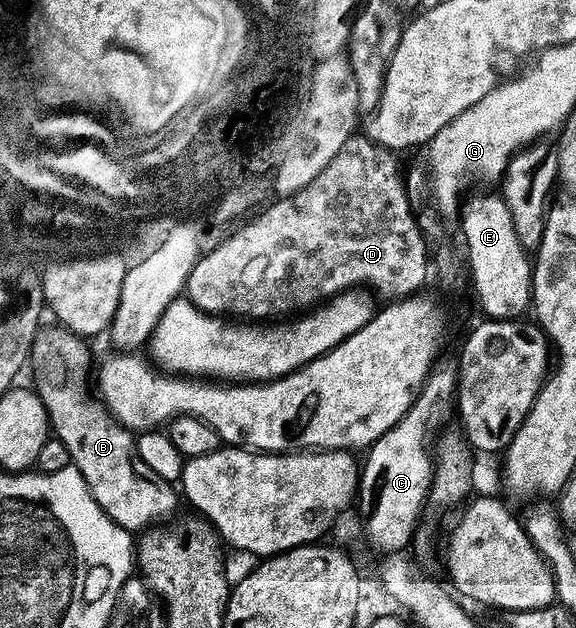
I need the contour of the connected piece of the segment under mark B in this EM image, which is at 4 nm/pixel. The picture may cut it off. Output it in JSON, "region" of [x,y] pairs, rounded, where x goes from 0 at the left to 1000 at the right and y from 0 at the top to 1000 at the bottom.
{"region":[[[92,516],[87,525],[75,525],[59,537],[57,549],[50,553],[47,583],[50,589],[57,588],[56,613],[85,659],[85,675],[97,702],[116,713],[122,737],[144,758],[165,803],[172,803],[177,815],[201,838],[226,847],[250,846],[250,838],[259,838],[278,825],[297,823],[307,806],[307,793],[311,799],[309,782],[262,750],[247,747],[234,721],[233,693],[196,670],[167,632],[155,634],[155,621],[148,616],[148,600],[155,596],[155,557],[148,553],[153,549],[135,533],[104,518]]]}

